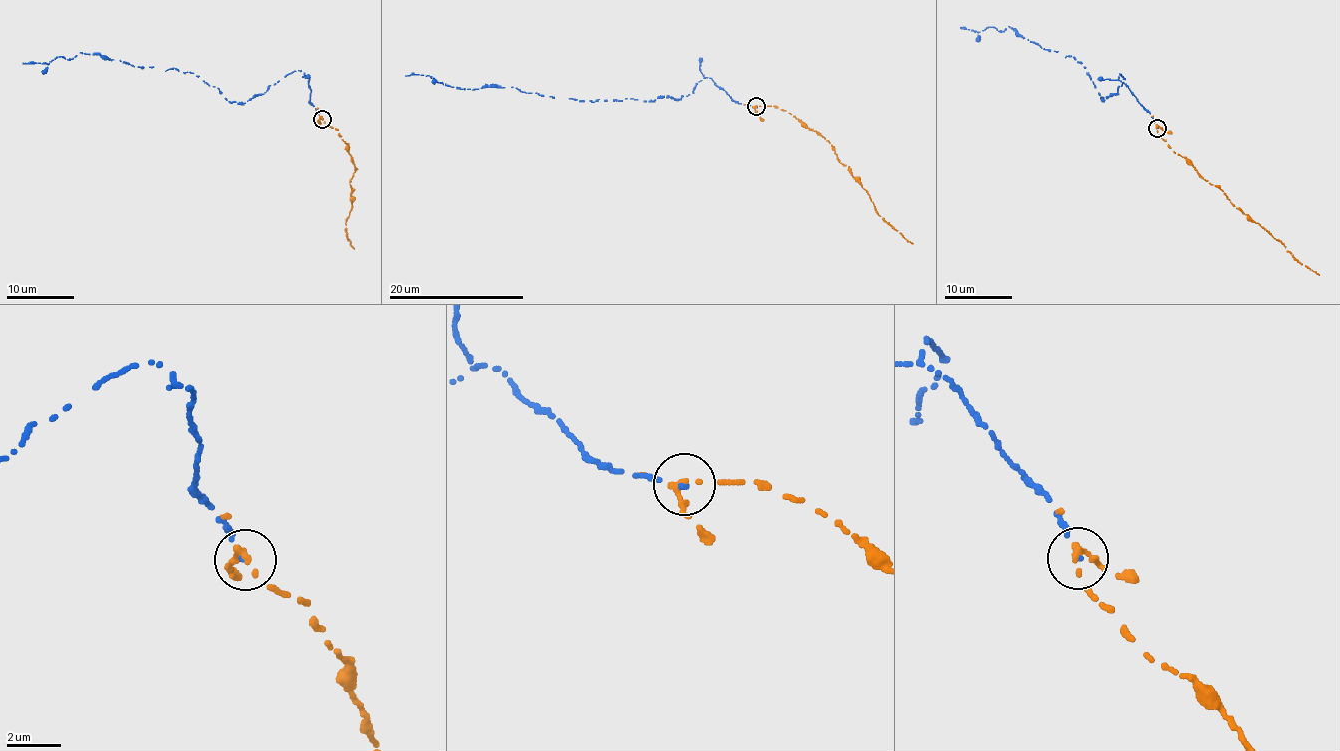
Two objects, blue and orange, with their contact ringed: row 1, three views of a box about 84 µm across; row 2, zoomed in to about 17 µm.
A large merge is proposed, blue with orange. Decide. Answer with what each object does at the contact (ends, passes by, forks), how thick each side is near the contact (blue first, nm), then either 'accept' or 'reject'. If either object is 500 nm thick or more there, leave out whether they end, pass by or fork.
blue ends | orange passes by | 150/200 nm | accept

